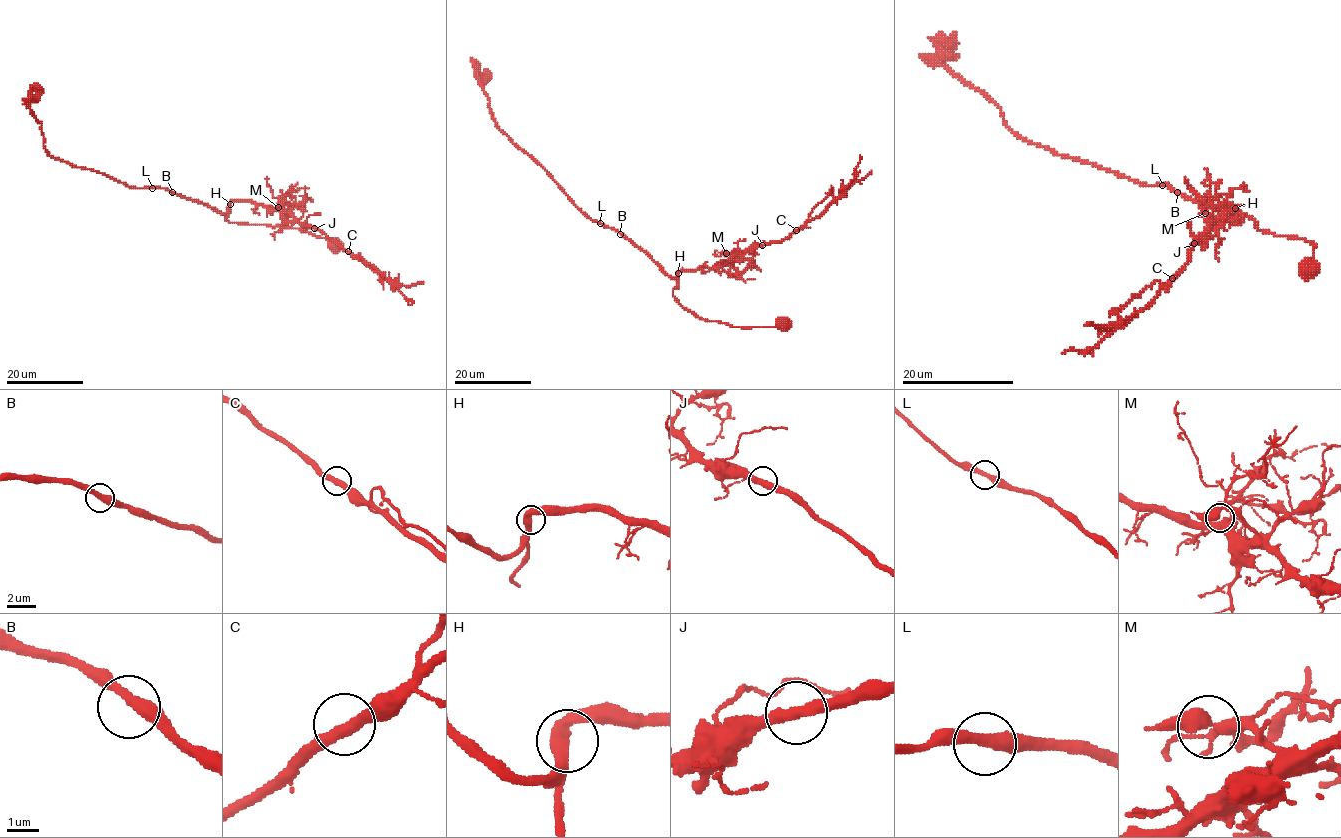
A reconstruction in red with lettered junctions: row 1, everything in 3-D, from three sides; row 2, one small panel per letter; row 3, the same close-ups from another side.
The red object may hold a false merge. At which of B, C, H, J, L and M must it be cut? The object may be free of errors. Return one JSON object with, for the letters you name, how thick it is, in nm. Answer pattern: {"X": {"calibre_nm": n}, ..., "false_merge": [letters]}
{"false_merge": []}

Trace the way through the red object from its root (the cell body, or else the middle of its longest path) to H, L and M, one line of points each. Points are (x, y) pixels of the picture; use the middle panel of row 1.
H: (784, 322), (779, 321), (774, 326), (734, 327), (700, 319), (673, 295), (678, 273)
L: (784, 322), (734, 327), (696, 317), (674, 297), (676, 278), (618, 232), (600, 223)
M: (784, 322), (734, 327), (700, 319), (673, 295), (677, 274), (728, 263), (734, 257), (726, 253)

